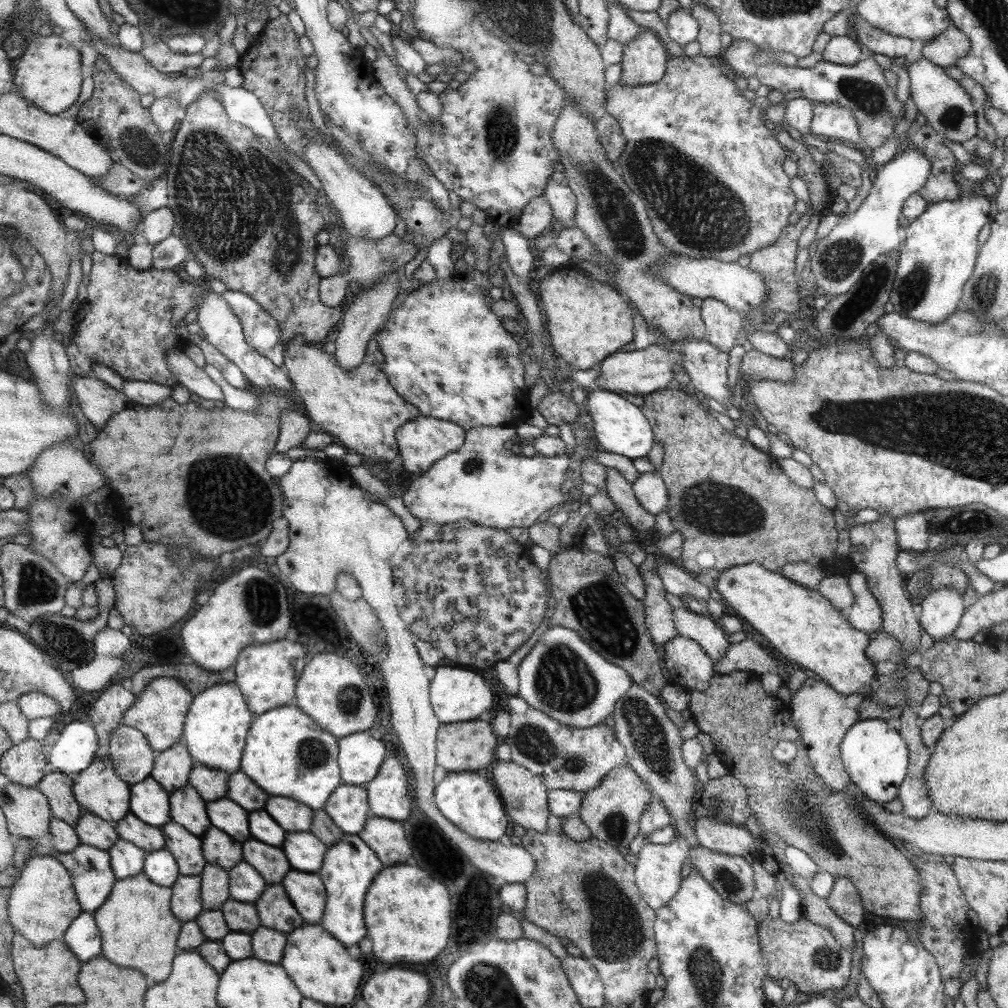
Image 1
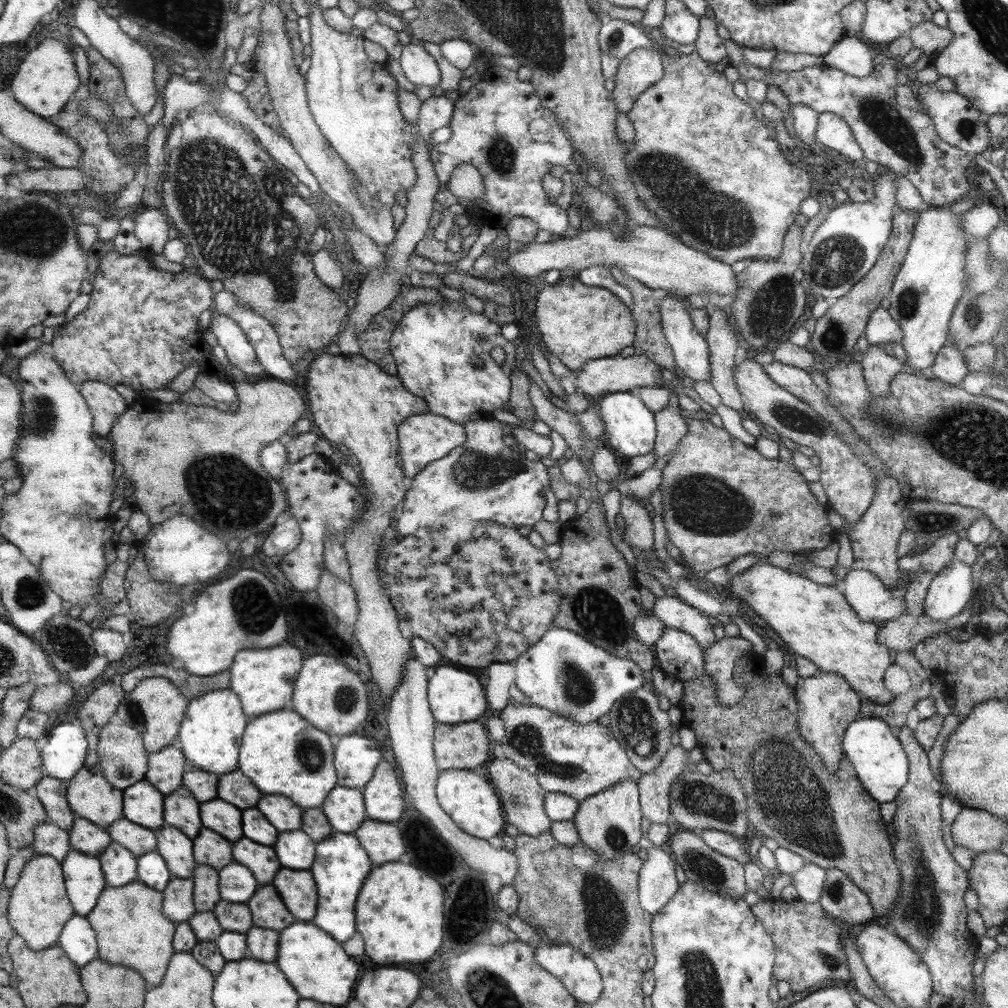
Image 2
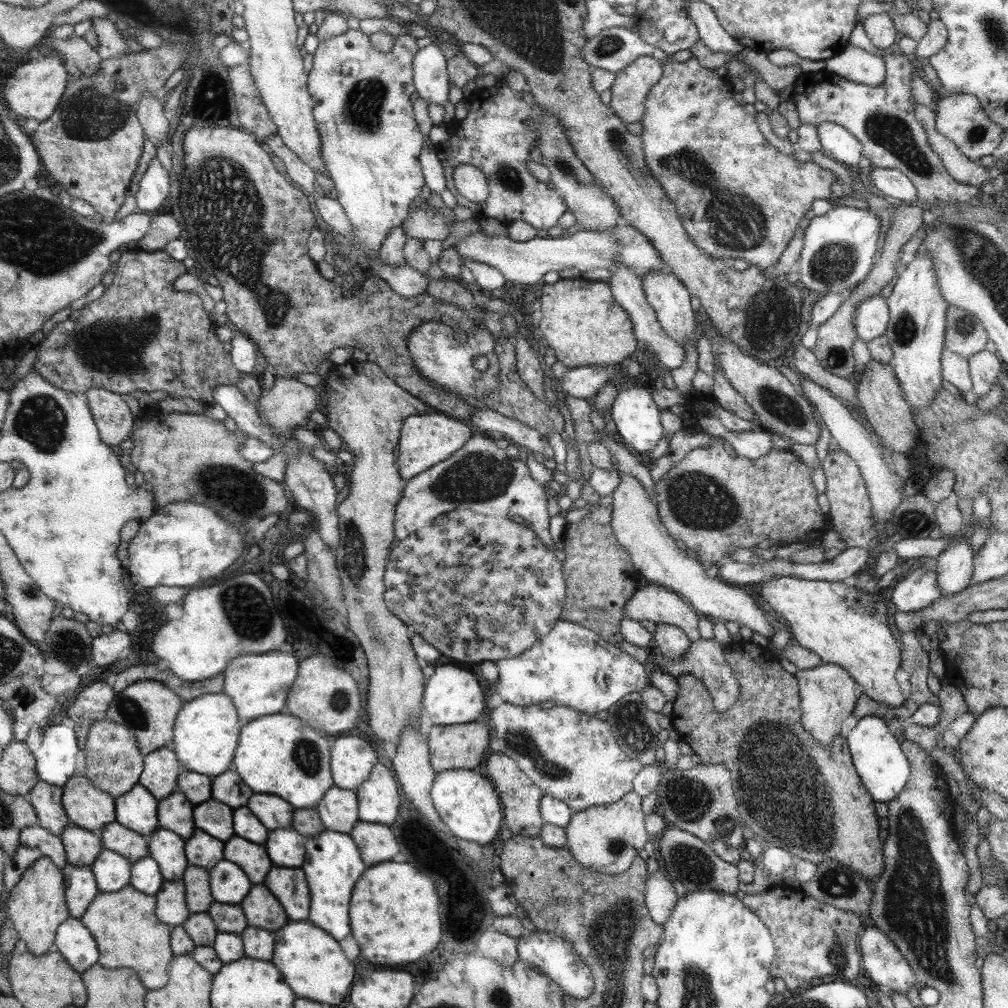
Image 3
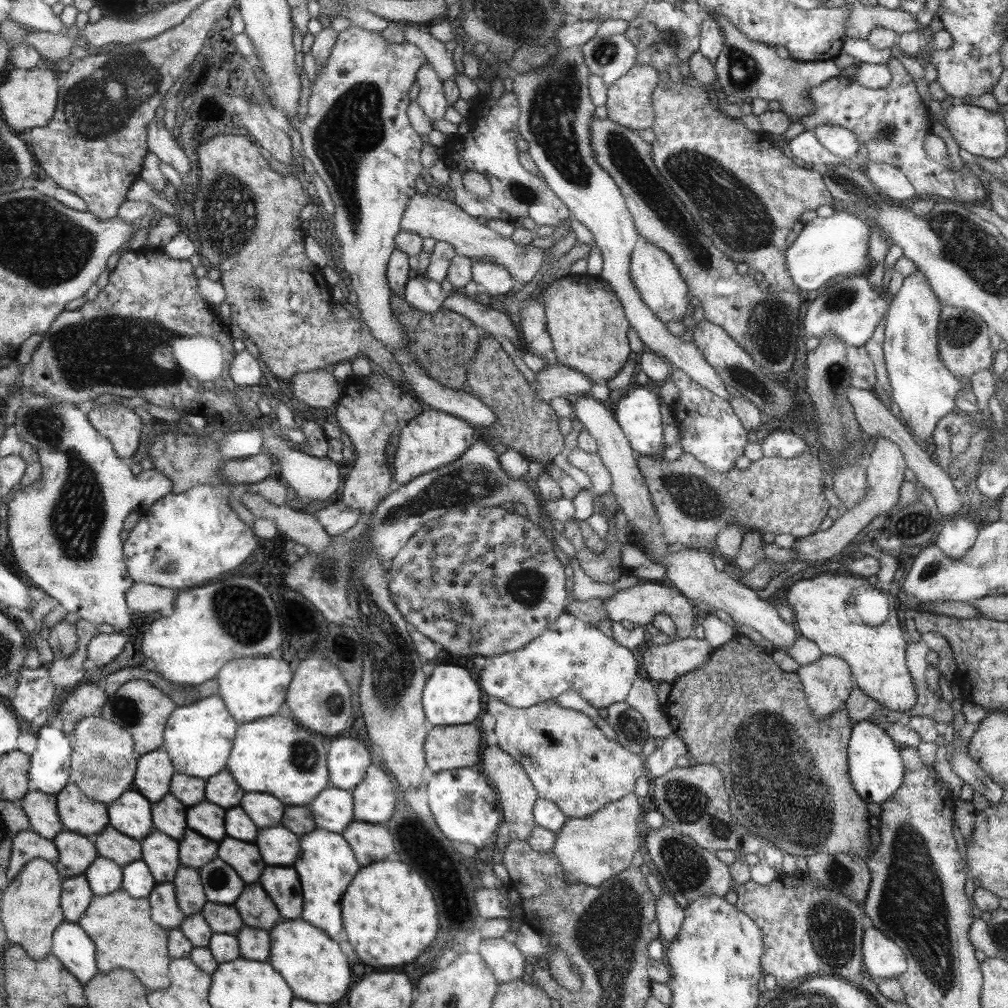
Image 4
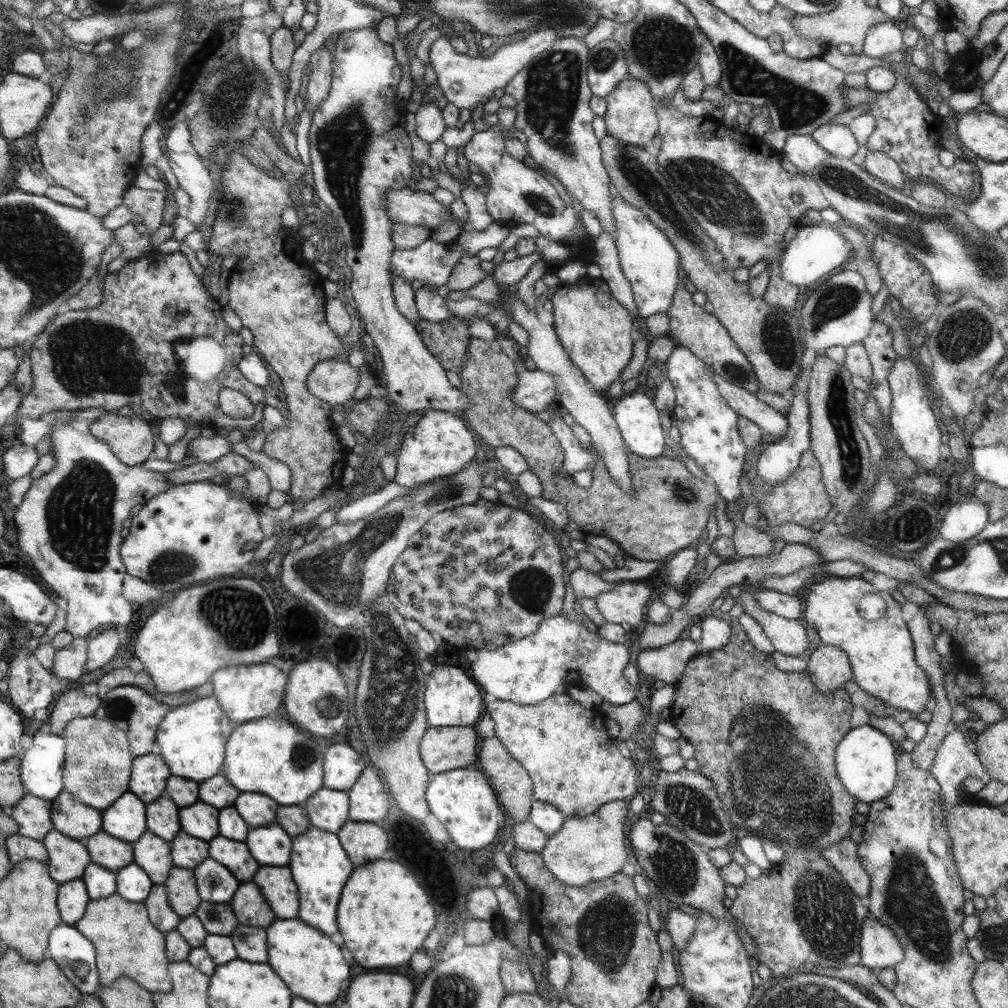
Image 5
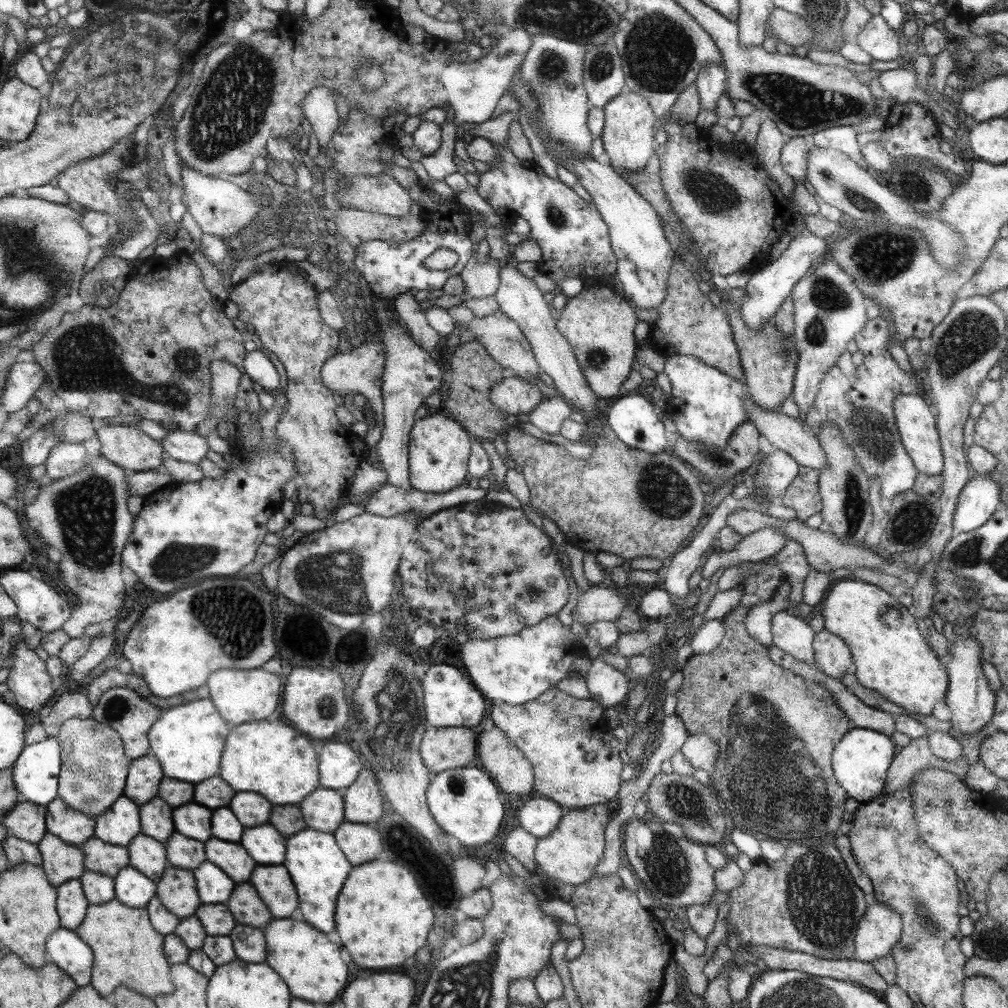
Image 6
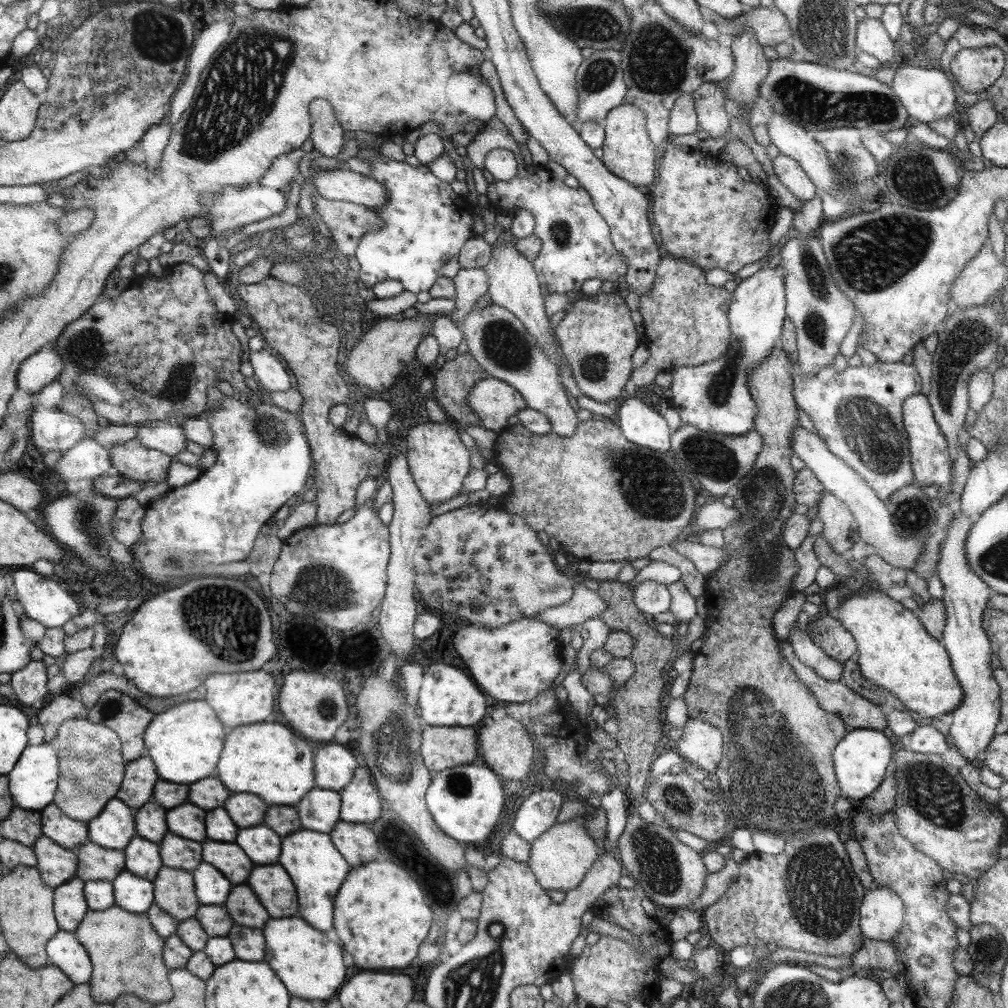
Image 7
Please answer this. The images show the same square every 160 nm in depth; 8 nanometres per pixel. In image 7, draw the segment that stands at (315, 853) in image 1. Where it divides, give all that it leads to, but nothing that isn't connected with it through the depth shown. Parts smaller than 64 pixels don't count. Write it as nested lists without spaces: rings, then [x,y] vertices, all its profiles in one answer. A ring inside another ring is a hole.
[[[267,826],[243,828],[237,832],[235,844],[241,844],[241,849],[249,852],[249,860],[255,864],[275,864],[279,856],[279,836]]]

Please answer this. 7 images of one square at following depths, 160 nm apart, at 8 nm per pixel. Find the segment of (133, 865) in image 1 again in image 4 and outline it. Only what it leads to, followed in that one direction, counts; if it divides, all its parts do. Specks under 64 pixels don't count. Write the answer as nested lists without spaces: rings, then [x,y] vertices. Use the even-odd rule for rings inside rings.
[[[99,856],[85,872],[85,876],[88,877],[95,895],[105,896],[122,888],[124,867],[117,864],[117,861]]]

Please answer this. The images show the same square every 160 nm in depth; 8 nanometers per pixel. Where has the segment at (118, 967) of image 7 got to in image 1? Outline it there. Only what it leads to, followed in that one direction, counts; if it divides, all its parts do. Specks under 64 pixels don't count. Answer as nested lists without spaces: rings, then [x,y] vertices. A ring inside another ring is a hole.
[[[143,873],[117,881],[109,900],[100,910],[94,913],[103,940],[105,940],[105,954],[109,960],[125,968],[137,969],[145,972],[145,976],[161,982],[168,978],[172,970],[172,960],[176,958],[175,940],[179,938],[181,921],[173,916],[171,910],[172,888],[162,887],[150,881]]]

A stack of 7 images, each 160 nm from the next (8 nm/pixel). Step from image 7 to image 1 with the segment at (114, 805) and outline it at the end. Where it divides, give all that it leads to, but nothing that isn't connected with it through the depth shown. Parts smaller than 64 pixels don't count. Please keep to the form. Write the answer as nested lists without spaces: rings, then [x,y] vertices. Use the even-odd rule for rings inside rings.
[[[149,777],[131,786],[131,813],[145,824],[160,828],[169,822],[169,792]]]

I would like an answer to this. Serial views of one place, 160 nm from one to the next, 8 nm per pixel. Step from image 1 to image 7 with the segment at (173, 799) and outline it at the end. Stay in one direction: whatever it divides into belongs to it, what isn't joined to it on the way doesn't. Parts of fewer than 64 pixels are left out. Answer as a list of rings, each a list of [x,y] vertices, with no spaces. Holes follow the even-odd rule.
[[[150,800],[134,811],[136,835],[152,843],[160,844],[167,828],[165,828],[165,810]]]

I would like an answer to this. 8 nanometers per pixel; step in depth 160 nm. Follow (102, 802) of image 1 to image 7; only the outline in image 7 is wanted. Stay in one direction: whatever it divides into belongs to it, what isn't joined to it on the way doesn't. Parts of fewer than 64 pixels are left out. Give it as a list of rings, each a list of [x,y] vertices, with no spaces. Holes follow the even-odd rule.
[[[52,803],[42,812],[44,835],[56,844],[69,850],[76,850],[90,842],[91,828],[88,822],[73,820],[61,811],[57,804]]]

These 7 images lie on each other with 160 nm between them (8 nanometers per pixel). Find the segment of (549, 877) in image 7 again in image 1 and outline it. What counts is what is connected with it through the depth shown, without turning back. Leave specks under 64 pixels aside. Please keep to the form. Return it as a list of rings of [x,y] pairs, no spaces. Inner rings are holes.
[[[621,765],[621,768],[609,772],[601,780],[599,787],[584,793],[576,814],[589,828],[592,838],[609,844],[615,849],[618,846],[627,847],[637,834],[637,824],[640,824],[639,816],[644,814],[652,798],[648,786],[629,765]]]

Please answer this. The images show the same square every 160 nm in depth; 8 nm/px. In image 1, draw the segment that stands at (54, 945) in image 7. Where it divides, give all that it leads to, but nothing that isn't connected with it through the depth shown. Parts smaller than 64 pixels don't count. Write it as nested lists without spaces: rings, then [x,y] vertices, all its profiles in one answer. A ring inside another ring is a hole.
[[[84,912],[73,921],[63,940],[83,964],[102,954],[103,937],[93,913]]]

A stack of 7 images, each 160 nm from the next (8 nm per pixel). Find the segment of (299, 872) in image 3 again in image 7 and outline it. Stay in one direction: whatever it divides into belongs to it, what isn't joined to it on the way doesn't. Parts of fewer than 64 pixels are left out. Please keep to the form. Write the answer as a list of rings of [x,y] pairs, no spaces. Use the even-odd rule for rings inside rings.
[[[257,866],[246,882],[261,896],[261,904],[269,908],[269,916],[285,918],[297,912],[295,888],[281,866]]]

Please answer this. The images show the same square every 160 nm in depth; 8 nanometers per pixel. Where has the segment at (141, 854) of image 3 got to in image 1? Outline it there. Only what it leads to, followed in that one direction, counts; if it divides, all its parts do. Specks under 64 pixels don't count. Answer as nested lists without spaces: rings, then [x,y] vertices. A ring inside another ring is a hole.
[[[130,812],[117,824],[120,839],[131,841],[146,853],[164,849],[164,836],[158,827],[145,824]]]

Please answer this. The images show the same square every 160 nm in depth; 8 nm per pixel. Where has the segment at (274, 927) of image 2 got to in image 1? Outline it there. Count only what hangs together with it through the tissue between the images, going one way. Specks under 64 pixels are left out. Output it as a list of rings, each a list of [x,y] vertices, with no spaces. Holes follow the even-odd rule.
[[[281,883],[267,884],[263,894],[253,904],[259,914],[260,927],[285,934],[305,924]]]

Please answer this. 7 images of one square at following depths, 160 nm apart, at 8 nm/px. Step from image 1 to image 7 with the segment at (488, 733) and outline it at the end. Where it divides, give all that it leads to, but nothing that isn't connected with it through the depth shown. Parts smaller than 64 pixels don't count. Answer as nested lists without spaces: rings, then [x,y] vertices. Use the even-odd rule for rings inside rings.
[[[429,726],[421,739],[421,756],[432,773],[460,764],[469,764],[477,756],[475,732],[469,728]]]

